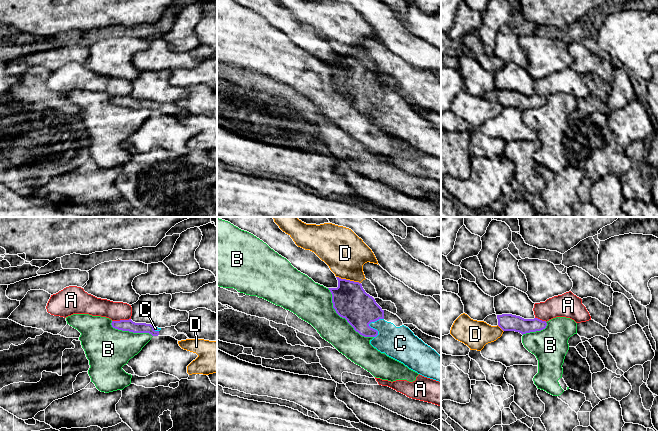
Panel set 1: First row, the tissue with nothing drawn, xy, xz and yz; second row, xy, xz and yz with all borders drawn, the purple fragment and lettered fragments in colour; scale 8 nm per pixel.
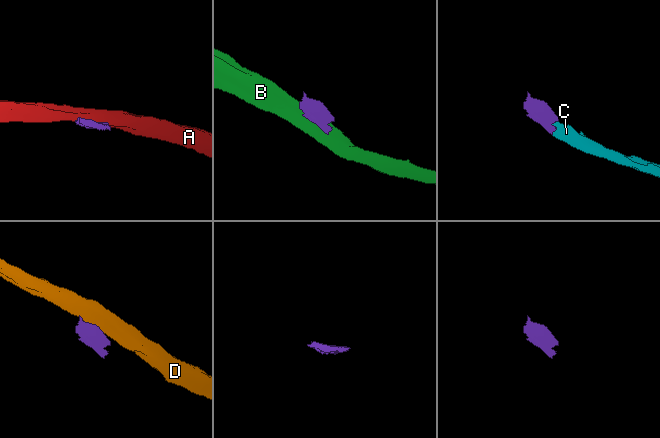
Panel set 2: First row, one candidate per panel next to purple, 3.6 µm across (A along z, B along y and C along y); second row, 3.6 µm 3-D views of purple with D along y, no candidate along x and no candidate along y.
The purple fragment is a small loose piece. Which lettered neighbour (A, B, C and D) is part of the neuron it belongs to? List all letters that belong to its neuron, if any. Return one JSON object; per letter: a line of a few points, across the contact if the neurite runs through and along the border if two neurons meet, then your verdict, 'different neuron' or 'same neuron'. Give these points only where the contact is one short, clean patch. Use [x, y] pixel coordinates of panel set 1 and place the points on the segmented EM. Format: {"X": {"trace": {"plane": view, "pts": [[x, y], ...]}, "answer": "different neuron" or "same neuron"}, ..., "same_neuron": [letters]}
{"A": {"answer": "different neuron"}, "B": {"answer": "different neuron"}, "C": {"trace": {"plane": "xz", "pts": [[350, 301], [367, 318], [368, 325], [376, 326], [394, 341]]}, "answer": "same neuron"}, "D": {"trace": {"plane": "xz", "pts": [[336, 276], [360, 283]]}, "answer": "different neuron"}, "same_neuron": ["C"]}

